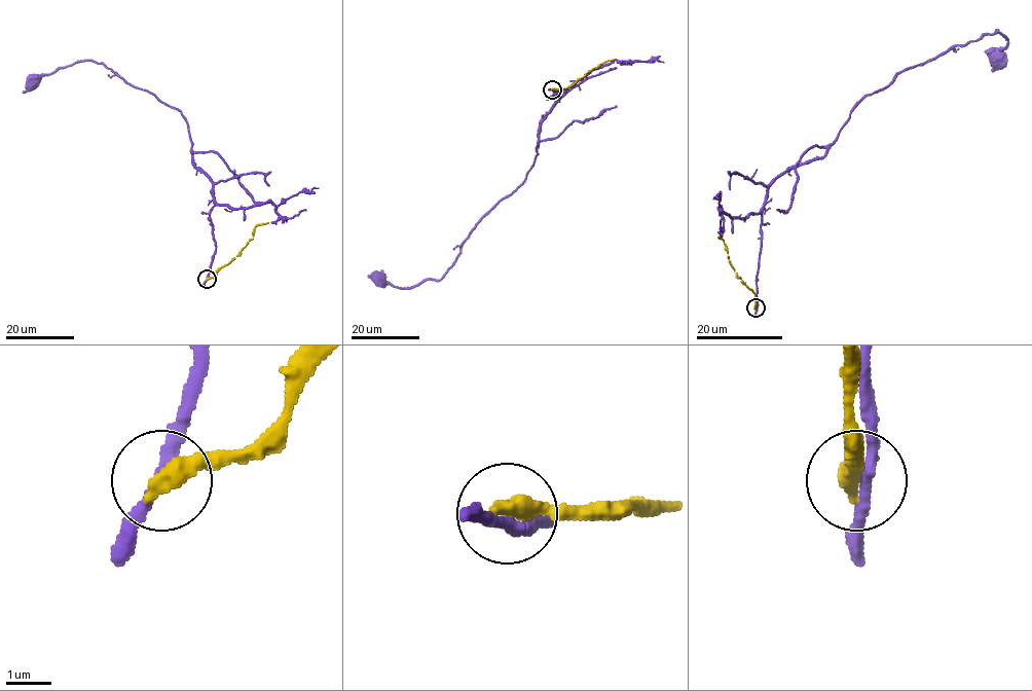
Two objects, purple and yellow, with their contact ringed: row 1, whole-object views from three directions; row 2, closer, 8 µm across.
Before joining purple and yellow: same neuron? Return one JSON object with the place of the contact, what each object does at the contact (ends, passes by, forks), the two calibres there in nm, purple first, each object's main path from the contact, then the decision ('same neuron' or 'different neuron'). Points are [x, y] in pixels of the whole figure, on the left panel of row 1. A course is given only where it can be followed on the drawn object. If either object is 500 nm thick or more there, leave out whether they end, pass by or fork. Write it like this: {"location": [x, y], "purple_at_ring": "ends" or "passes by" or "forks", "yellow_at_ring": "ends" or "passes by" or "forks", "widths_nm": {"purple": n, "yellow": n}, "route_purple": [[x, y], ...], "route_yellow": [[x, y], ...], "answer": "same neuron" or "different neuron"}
{"location": [207, 279], "purple_at_ring": "passes by", "yellow_at_ring": "ends", "widths_nm": {"purple": 280, "yellow": 480}, "route_purple": [[207, 279], [215, 250], [210, 217], [214, 185], [193, 161], [181, 112], [95, 61], [78, 61], [33, 81]], "route_yellow": [[207, 279], [240, 254], [253, 238], [257, 225], [268, 222]], "answer": "different neuron"}

